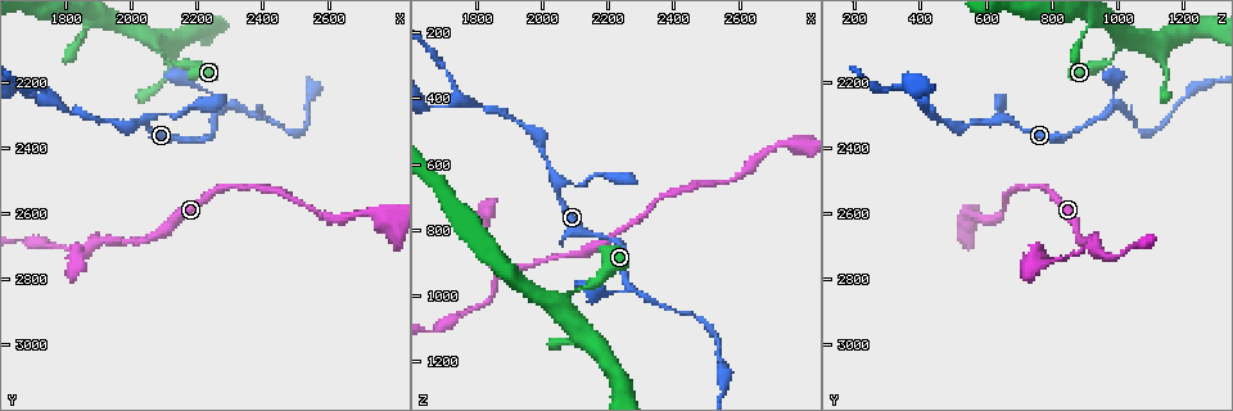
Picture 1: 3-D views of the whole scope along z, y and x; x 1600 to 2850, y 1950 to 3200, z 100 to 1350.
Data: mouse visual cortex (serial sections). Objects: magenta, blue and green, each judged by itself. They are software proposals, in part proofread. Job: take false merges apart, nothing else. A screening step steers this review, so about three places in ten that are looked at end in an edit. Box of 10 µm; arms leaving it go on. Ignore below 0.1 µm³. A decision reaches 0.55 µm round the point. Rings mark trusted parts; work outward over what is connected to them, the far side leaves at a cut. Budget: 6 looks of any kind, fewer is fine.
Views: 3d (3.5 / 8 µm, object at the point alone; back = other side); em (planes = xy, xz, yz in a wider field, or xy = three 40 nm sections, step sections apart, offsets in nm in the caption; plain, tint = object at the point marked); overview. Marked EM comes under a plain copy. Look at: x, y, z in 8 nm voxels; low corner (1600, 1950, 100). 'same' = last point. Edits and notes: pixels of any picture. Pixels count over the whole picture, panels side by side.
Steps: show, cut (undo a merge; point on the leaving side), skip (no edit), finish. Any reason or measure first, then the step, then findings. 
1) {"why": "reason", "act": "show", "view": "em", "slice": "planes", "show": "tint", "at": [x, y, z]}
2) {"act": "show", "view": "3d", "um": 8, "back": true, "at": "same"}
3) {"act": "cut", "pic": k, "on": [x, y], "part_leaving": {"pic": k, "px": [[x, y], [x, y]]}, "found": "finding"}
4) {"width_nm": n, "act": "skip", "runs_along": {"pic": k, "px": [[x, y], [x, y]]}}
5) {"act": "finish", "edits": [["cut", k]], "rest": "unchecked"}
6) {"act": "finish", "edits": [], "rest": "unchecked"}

{"why": "arms part here", "act": "show", "view": "3d", "um": 3.5, "at": [2270, 2280, 980]}

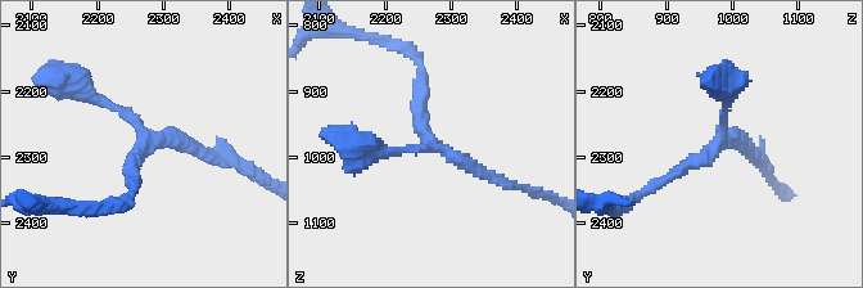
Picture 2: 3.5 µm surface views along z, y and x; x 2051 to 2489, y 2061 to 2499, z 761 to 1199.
{"why": "shape alone is not enough", "act": "show", "view": "em", "slice": "xy", "step": 3, "show": "tint", "at": [2275, 2280, 980]}

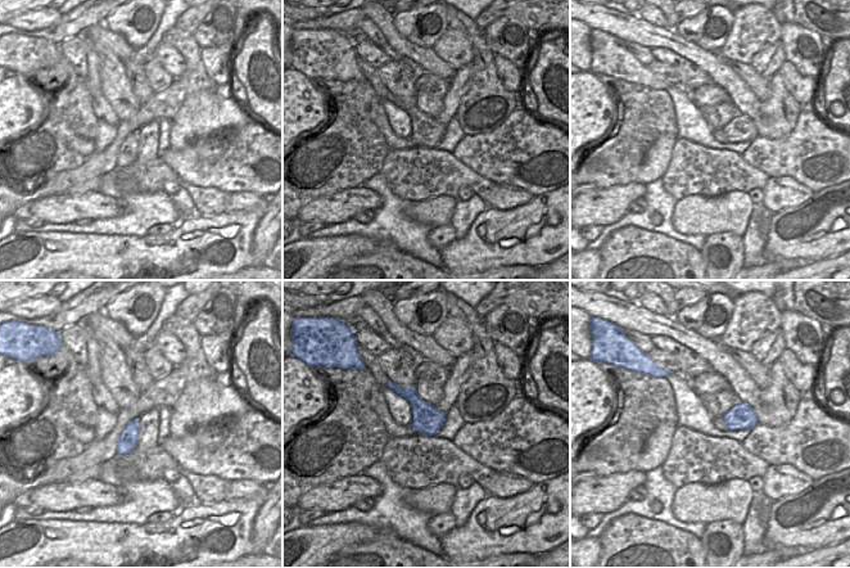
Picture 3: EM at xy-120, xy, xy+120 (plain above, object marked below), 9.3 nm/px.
{"act": "show", "view": "em", "slice": "xy", "step": 5, "show": "tint", "at": "same"}

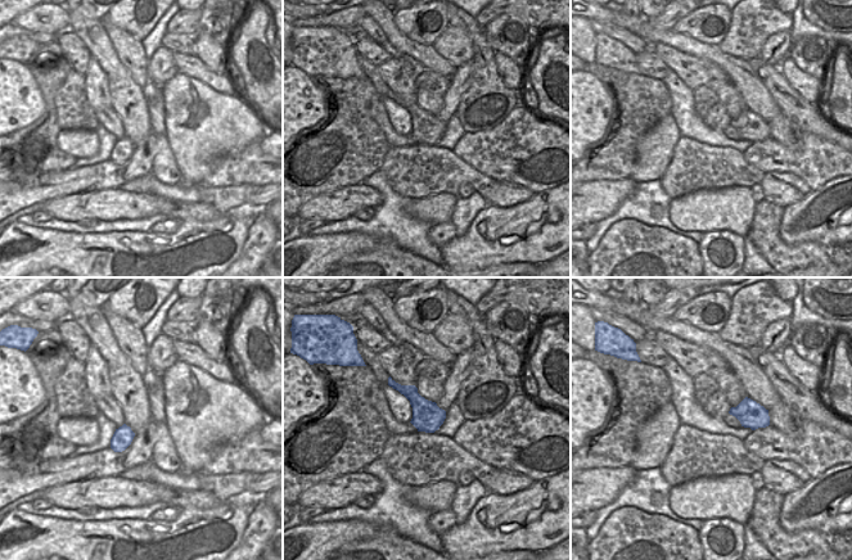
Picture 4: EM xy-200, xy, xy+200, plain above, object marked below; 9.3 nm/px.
{"act": "skip", "runs_along": {"pic": 2, "px": [[423, 76], [423, 133], [501, 181]]}, "found": "all the same cell"}

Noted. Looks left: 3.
{"why": "a narrow waist", "act": "show", "view": "3d", "um": 3.5, "at": [2020, 2310, 600]}

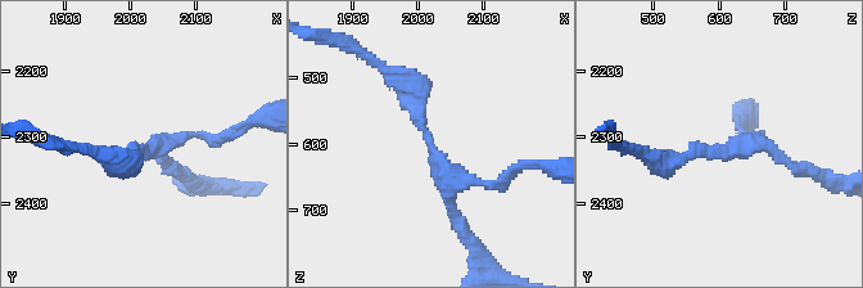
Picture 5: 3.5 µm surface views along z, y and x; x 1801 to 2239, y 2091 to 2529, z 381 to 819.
{"arm_widths_nm": [150, 250], "act": "skip", "runs_along": {"pic": 5, "px": [[790, 165], [767, 145], [651, 157]]}, "found": "all the same cell"}

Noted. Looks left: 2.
{"why": "thin neck", "act": "show", "view": "3d", "um": 8, "at": [1750, 2250, 400]}

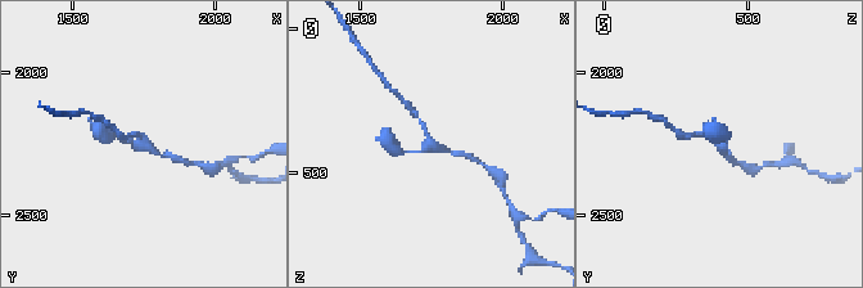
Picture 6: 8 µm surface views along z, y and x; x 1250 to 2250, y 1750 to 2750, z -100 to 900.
{"arms": 3, "arm_widths_nm": [100, 150, 150], "act": "show", "view": "em", "slice": "xy", "step": 2, "show": "tint", "at": "same"}

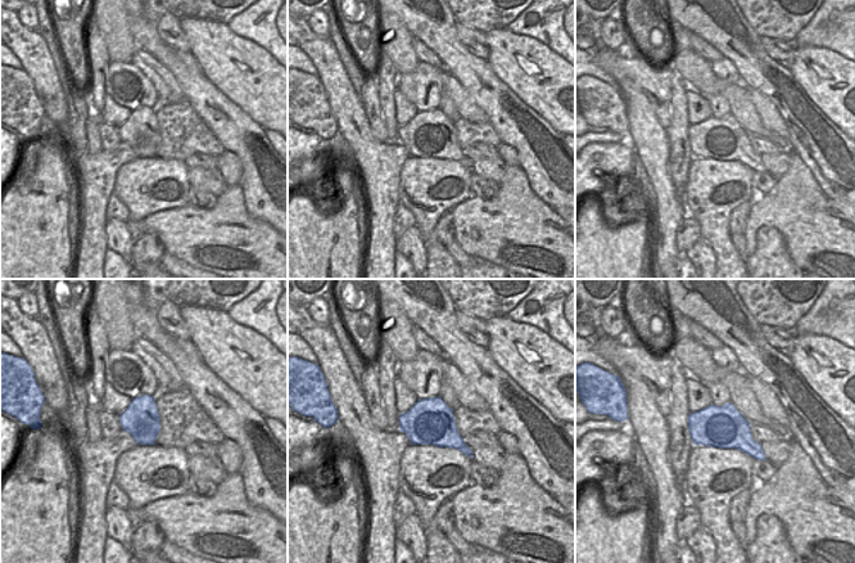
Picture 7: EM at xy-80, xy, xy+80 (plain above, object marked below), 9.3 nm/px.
{"act": "skip", "runs_along": {"pic": 6, "px": [[174, 158], [108, 135]]}, "found": "continuous, no second cell"}

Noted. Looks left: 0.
{"act": "finish", "edits": [], "rest": "unchecked"}

